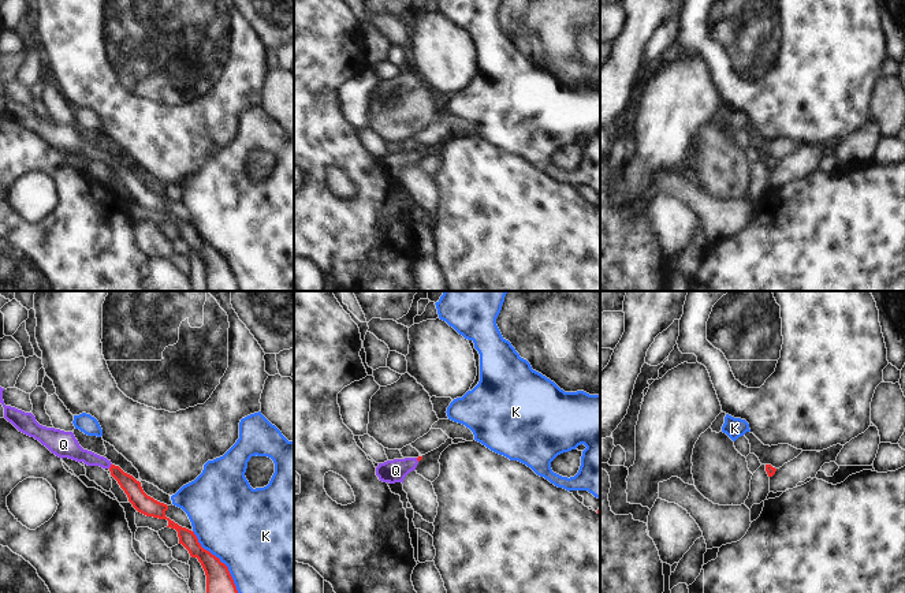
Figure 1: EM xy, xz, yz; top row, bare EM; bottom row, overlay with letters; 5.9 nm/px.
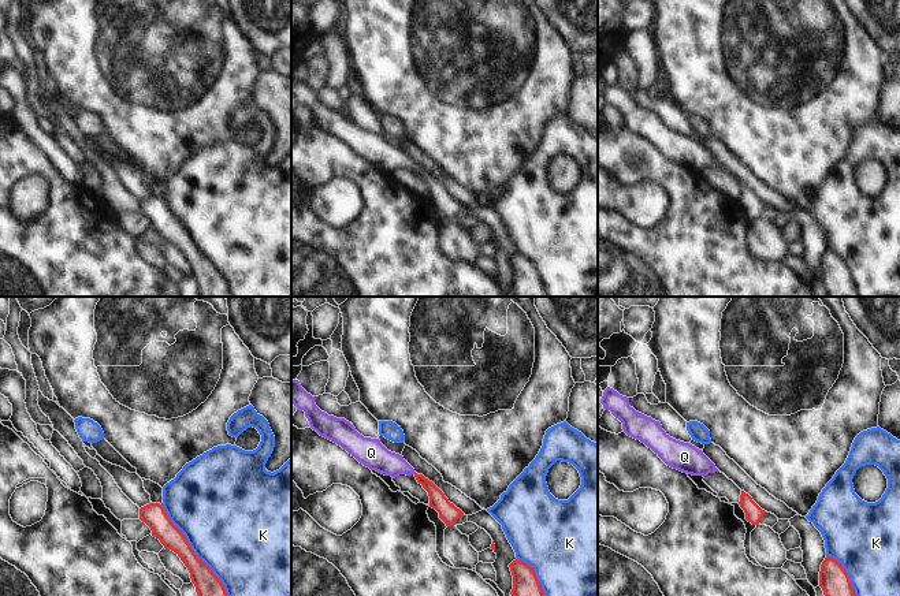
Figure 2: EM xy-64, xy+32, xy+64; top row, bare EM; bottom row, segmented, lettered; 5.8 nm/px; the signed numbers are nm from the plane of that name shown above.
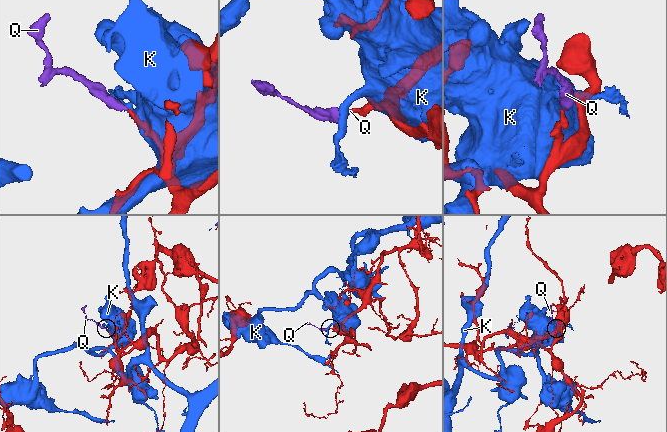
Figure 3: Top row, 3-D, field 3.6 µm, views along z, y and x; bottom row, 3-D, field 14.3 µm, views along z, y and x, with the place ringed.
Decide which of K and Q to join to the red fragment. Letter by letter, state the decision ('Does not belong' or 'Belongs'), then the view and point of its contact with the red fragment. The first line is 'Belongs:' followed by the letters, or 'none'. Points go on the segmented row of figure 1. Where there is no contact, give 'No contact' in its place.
Belongs: Q
K: Does not belong. Touches red at xy (219, 559)
Q: Belongs. Touches red at xy (111, 466)

